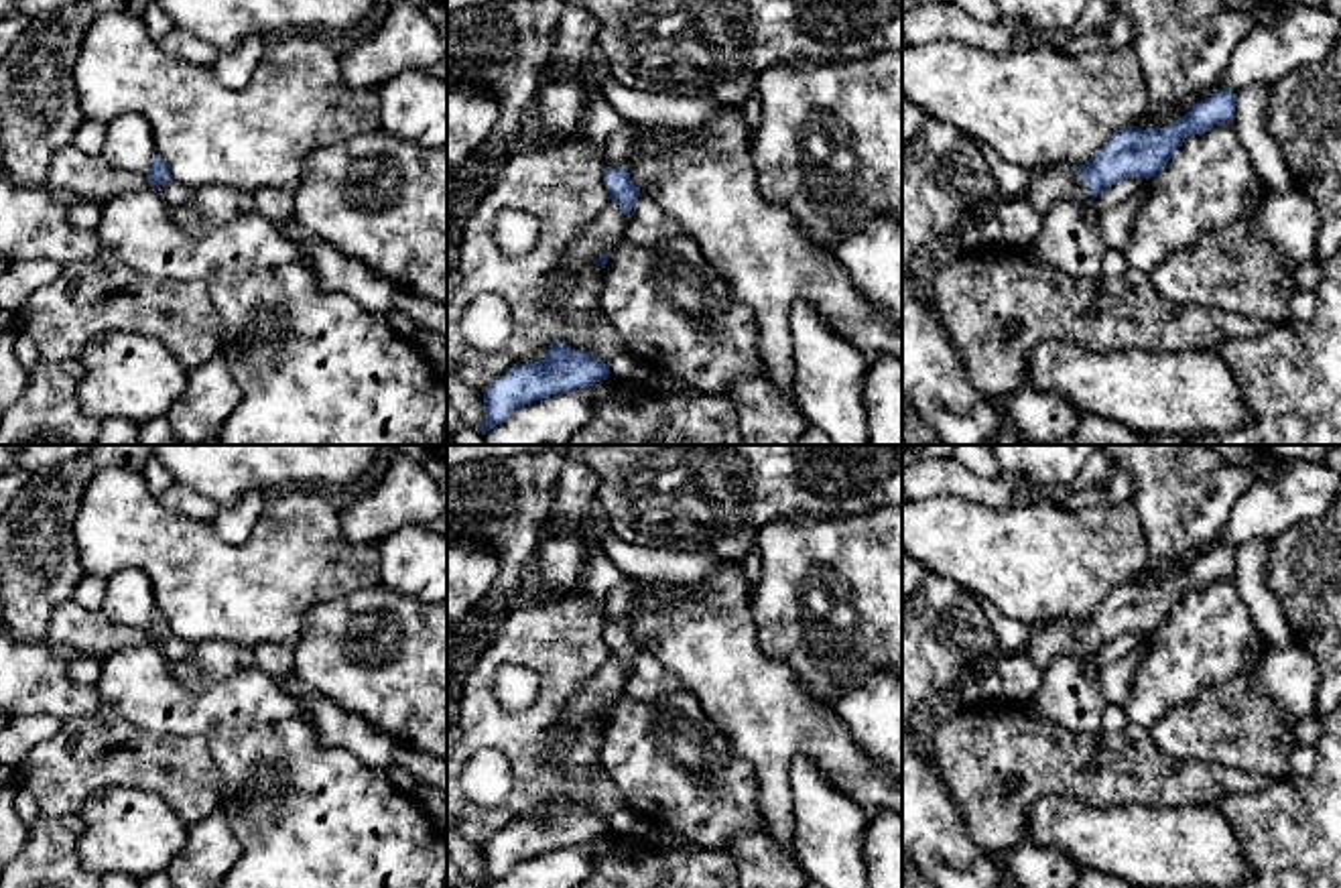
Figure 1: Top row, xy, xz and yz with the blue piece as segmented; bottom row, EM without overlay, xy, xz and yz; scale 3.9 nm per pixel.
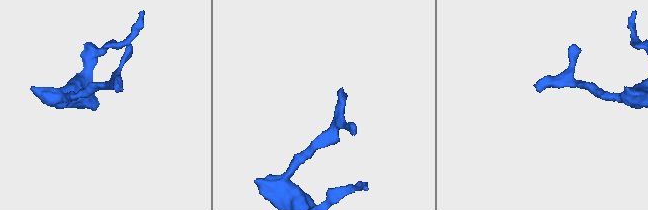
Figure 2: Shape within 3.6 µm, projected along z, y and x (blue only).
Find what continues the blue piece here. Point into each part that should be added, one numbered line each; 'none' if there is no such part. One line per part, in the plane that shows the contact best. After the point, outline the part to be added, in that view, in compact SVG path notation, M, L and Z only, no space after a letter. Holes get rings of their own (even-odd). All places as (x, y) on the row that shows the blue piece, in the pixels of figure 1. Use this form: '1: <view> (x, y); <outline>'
1: yz (1055, 185); M1046 171L1024 193L1042 213L1057 201L1093 203L1091 189L1071 171Z

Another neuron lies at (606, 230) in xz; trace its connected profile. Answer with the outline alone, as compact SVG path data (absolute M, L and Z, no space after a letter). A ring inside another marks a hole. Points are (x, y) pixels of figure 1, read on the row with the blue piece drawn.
M618 203L603 209L567 250L563 266L547 274L540 284L540 297L547 301L573 291L577 287L579 270L624 240L626 224L628 215Z

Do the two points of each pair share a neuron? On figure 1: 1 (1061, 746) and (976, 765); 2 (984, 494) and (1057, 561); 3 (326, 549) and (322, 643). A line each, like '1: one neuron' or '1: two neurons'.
1: one neuron
2: two neurons
3: two neurons

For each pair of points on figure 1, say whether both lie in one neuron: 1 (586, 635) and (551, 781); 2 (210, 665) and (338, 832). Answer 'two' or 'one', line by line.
1: one
2: two

